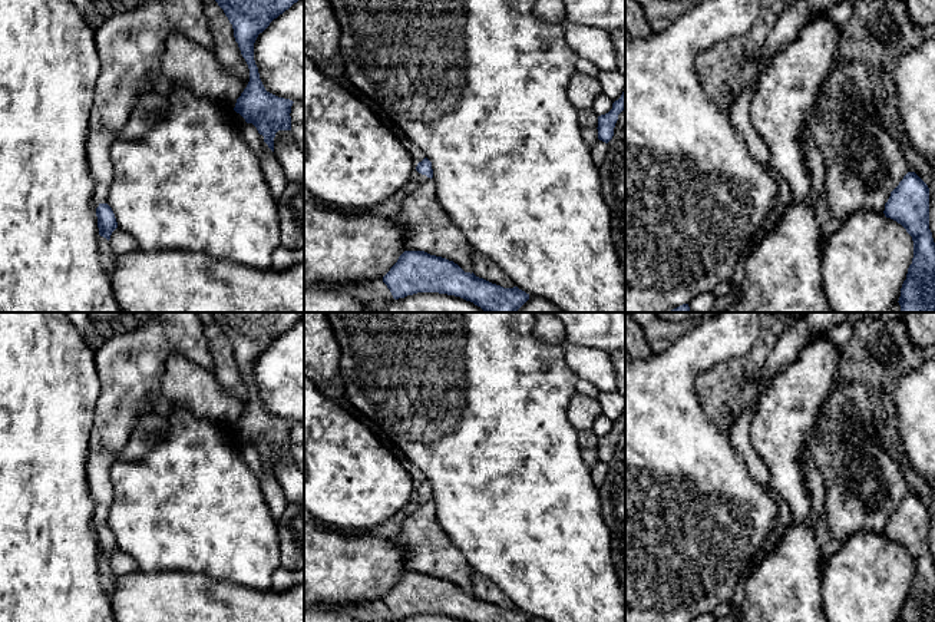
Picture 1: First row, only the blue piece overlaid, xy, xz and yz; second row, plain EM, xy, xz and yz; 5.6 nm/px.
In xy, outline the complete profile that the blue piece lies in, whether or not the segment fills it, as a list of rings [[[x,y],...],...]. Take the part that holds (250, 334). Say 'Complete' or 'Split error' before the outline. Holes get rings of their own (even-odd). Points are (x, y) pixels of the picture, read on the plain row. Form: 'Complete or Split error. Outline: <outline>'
Complete. Outline: [[[214,312],[234,350],[242,378],[250,390],[250,403],[237,420],[234,431],[252,444],[274,473],[278,451],[291,451],[293,421],[265,411],[254,381],[254,364],[270,344],[304,317],[304,312]]]

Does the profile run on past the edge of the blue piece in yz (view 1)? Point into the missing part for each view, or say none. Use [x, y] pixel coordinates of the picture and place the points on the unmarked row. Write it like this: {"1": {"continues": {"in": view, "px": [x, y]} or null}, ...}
{"1": {"continues": null}}

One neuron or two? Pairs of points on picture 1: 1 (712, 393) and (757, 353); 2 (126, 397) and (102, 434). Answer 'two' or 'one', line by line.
1: one
2: one

